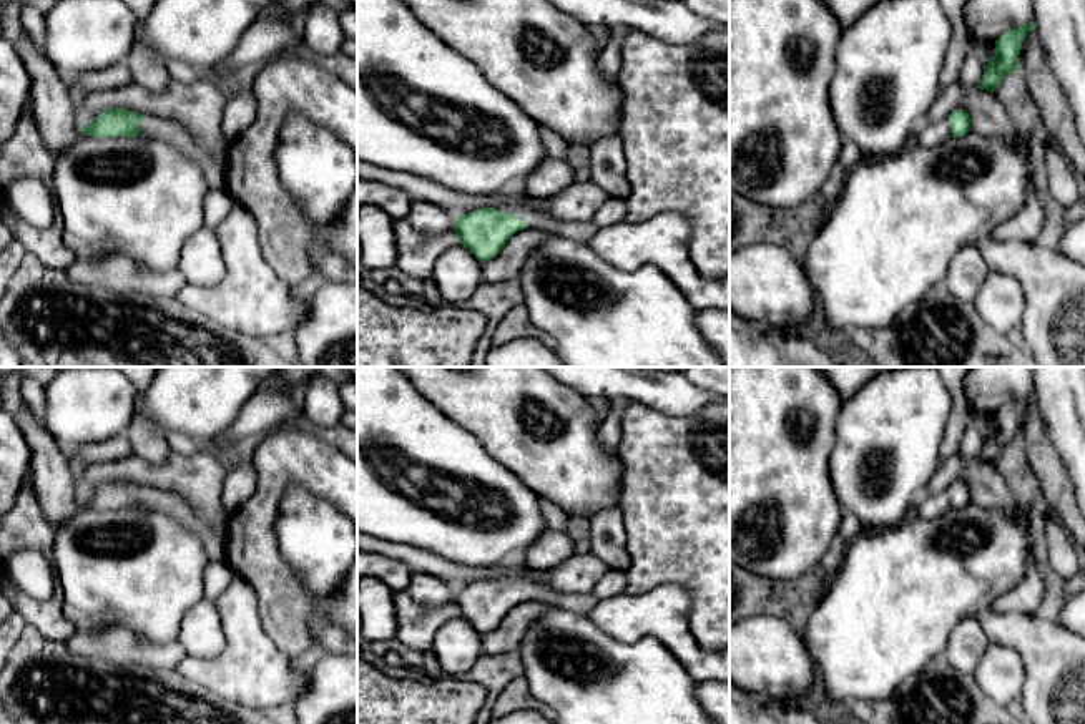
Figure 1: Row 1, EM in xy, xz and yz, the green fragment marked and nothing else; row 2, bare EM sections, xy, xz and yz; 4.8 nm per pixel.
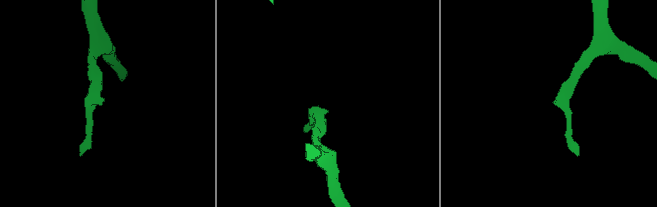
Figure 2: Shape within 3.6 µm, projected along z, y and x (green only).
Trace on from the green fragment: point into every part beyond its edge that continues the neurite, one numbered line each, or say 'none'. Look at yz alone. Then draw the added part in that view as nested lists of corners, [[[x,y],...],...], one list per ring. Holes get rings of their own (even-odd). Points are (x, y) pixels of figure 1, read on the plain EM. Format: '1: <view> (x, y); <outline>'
1: yz (937, 505); [[[949,490],[937,495],[925,495],[914,508],[914,515],[922,520],[940,518],[952,508]]]

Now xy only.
1: xy (213, 538); [[[145,487],[140,497],[140,511],[158,511],[173,516],[178,520],[181,525],[184,525],[191,533],[194,533],[201,541],[206,550],[206,555],[209,558],[209,563],[213,561],[224,561],[226,558],[226,523],[228,518],[231,516],[231,511],[228,513],[228,518],[221,528],[214,528],[209,521],[201,518],[193,505],[184,500],[183,497],[176,493],[160,493],[156,488]]]

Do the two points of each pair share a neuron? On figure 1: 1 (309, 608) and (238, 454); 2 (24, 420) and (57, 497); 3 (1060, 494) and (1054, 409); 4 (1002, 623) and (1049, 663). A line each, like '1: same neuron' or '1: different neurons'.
1: different neurons
2: same neuron
3: different neurons
4: same neuron

